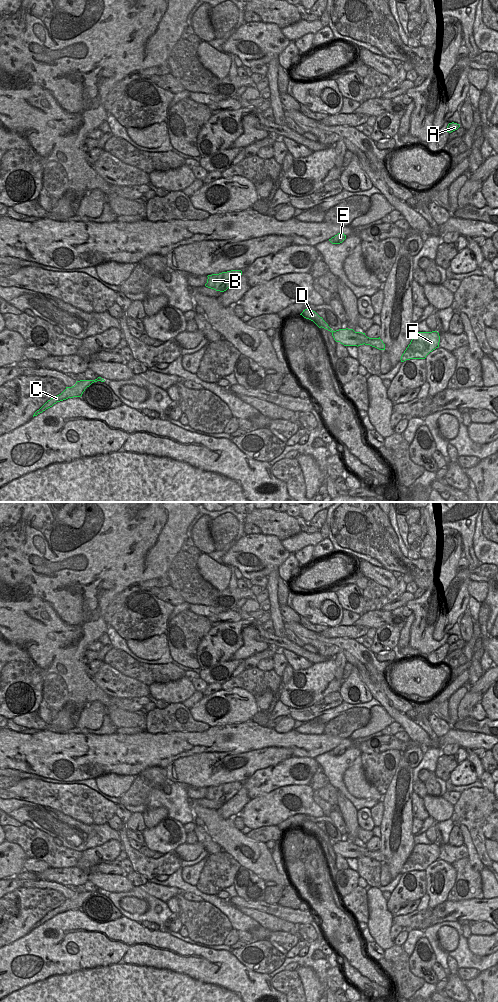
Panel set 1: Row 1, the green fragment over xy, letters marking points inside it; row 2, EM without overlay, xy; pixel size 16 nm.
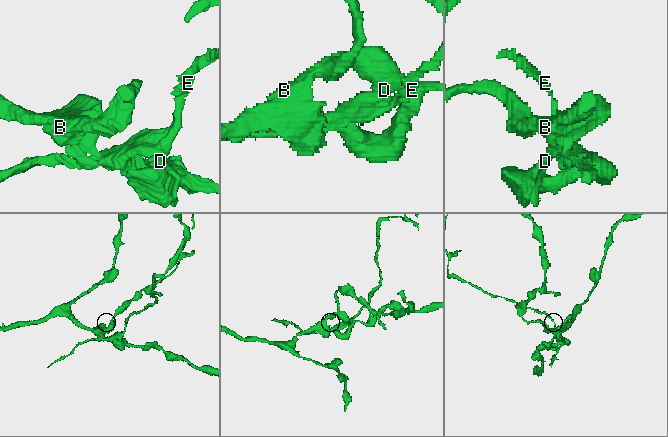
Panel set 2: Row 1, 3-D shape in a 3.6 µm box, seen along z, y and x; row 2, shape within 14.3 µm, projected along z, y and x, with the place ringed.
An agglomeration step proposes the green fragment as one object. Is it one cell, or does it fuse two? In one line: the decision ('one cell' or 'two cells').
two cells

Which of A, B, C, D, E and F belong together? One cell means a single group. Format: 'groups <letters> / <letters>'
groups A B F / C D E

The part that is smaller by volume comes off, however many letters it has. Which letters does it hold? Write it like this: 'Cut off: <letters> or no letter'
Cut off: C, D, E

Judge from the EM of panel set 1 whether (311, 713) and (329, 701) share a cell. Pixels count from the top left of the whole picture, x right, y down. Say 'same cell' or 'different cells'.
same cell

